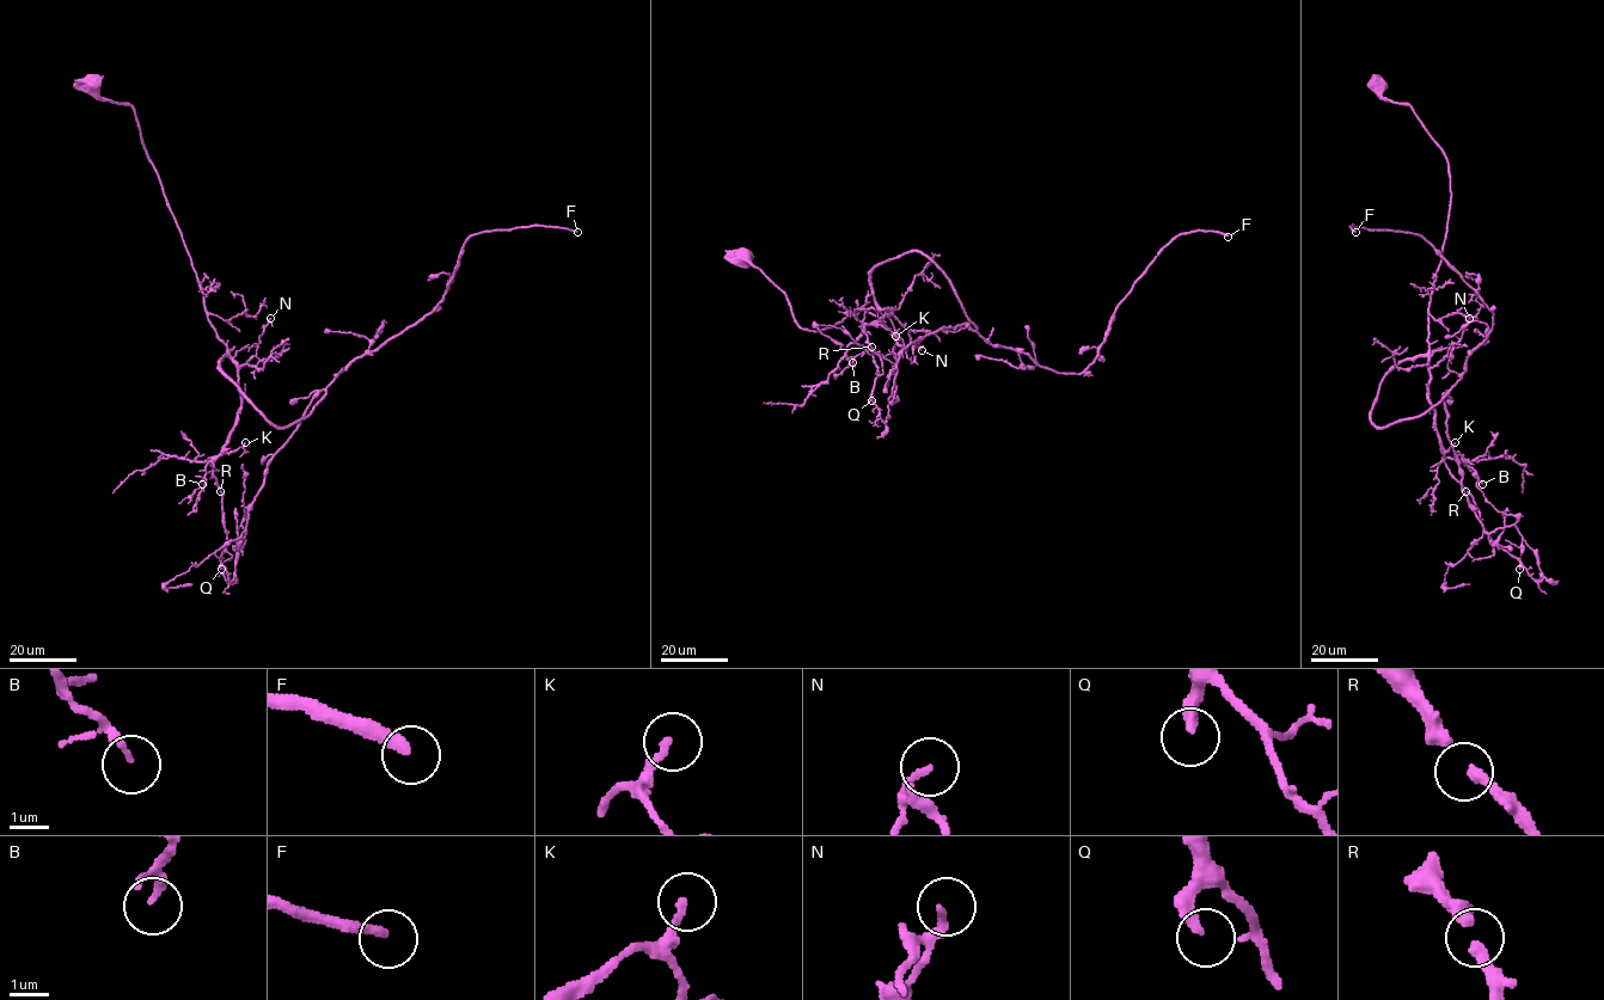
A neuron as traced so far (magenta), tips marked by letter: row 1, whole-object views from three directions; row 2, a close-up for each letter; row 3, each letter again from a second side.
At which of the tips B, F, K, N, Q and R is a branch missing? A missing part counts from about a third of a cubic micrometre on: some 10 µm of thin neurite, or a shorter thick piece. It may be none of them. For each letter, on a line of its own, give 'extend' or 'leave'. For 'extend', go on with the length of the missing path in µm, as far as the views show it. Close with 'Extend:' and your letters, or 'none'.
B: leave
F: extend | 130 µm
K: leave
N: leave
Q: extend | 30 µm
R: leave
Extend: F, Q

